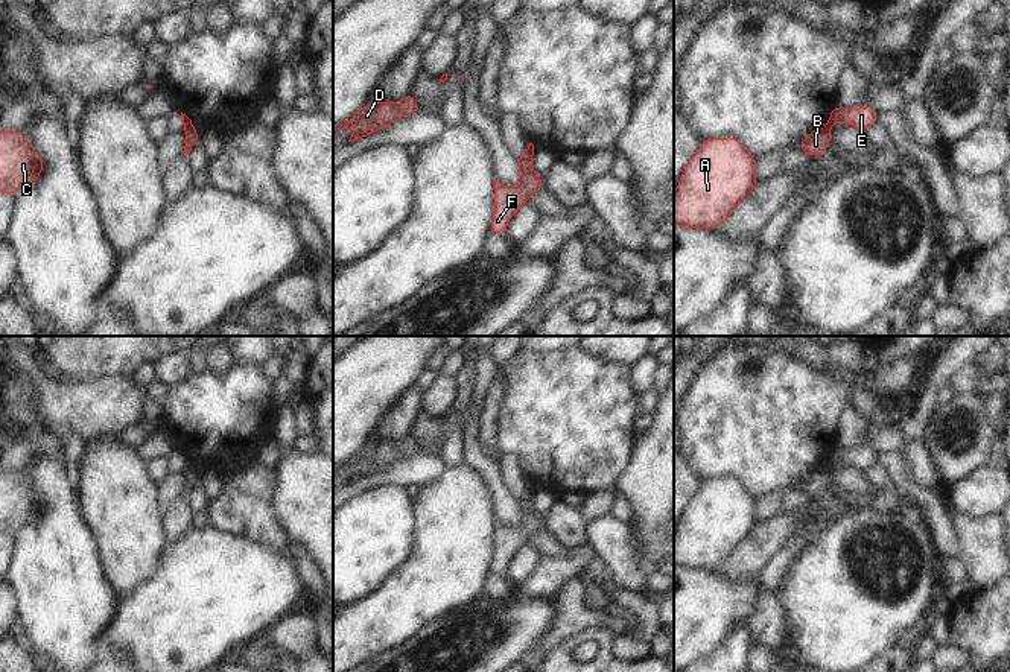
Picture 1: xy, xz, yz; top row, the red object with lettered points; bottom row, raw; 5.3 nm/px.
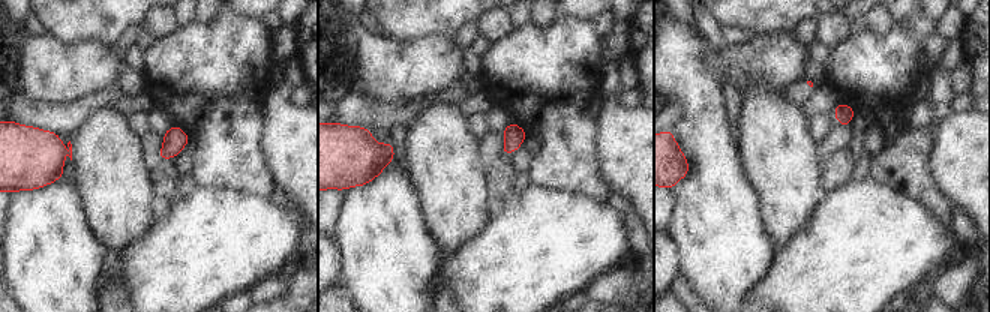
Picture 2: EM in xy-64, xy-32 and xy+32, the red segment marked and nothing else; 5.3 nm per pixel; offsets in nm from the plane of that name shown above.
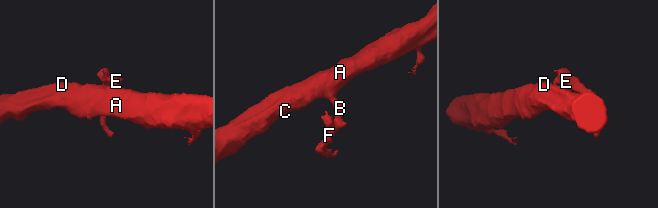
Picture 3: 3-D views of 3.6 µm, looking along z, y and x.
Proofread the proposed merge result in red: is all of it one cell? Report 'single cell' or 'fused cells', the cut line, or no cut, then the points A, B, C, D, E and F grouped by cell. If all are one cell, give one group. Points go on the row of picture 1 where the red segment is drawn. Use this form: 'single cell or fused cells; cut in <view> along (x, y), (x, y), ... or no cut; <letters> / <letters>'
fused cells; cut in yz along (826, 123), (829, 128); A B C D / E F

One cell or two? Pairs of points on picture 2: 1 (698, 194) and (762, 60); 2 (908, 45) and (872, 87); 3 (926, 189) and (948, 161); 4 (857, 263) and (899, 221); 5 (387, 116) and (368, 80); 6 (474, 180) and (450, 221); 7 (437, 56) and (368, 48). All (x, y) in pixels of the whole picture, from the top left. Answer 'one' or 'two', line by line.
1: two
2: one
3: two
4: one
5: two
6: one
7: one

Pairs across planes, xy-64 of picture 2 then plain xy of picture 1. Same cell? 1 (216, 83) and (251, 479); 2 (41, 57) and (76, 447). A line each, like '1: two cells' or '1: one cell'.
1: one cell
2: two cells

